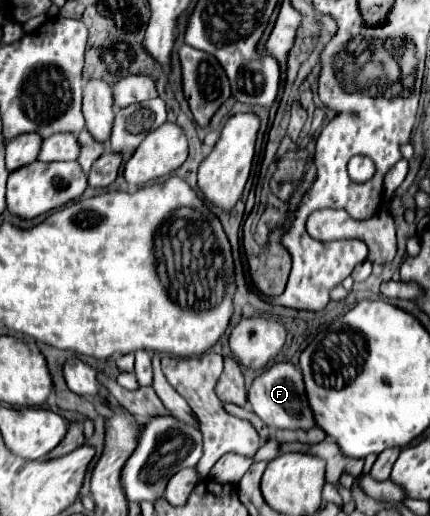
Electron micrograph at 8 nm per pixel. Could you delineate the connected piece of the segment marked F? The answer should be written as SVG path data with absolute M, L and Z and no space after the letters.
M275 363L269 369L265 369L261 375L255 377L253 385L247 391L247 399L251 409L265 421L267 427L275 429L311 429L315 427L313 413L307 403L303 377L297 365L293 363Z

